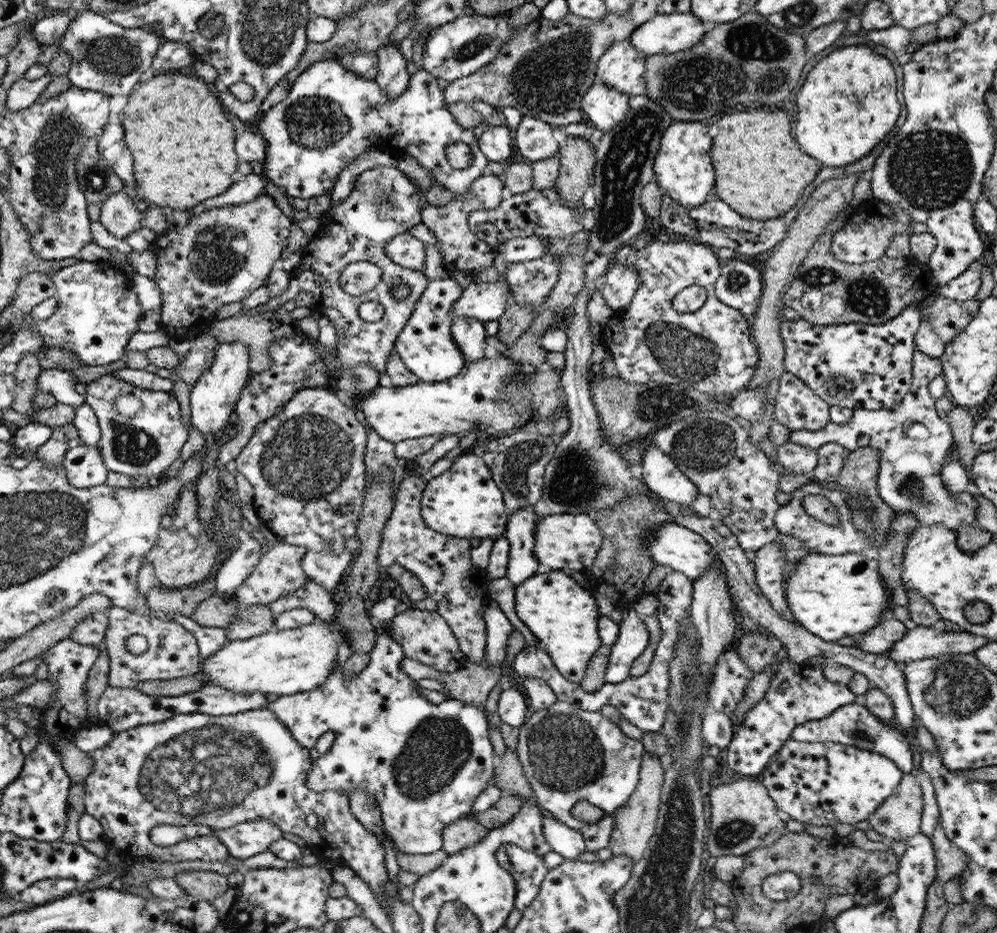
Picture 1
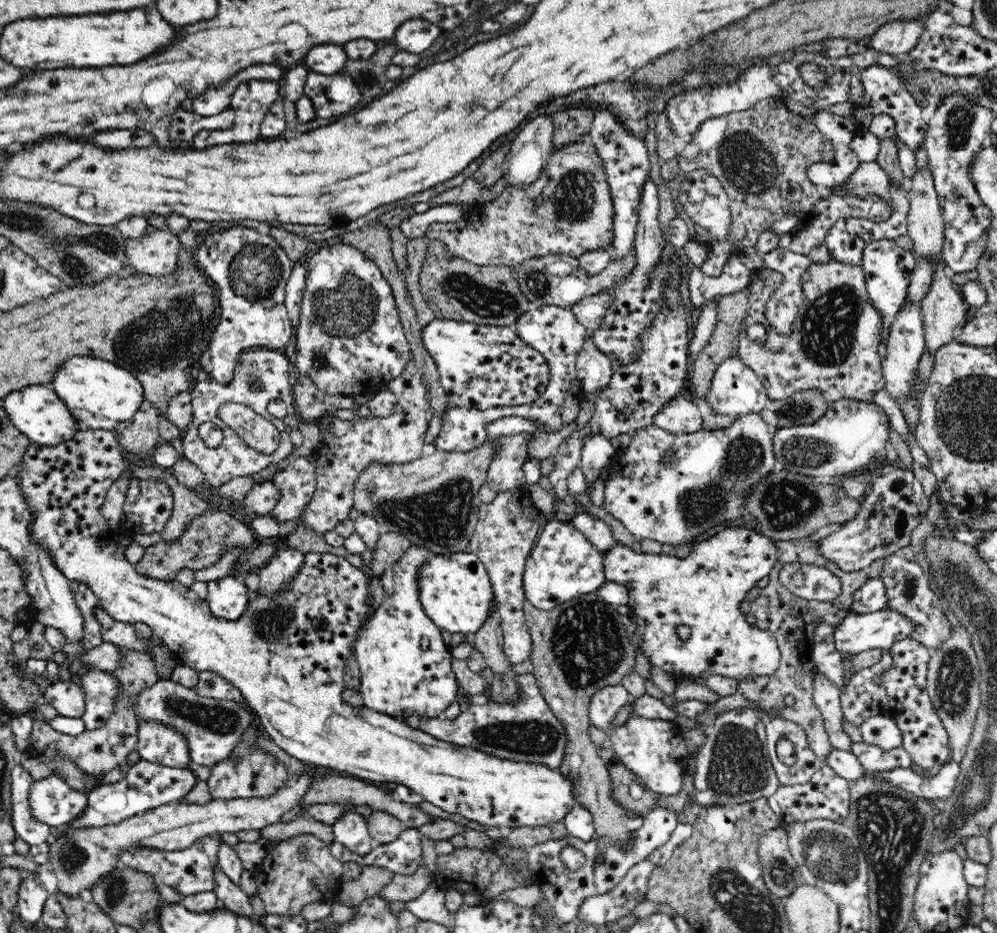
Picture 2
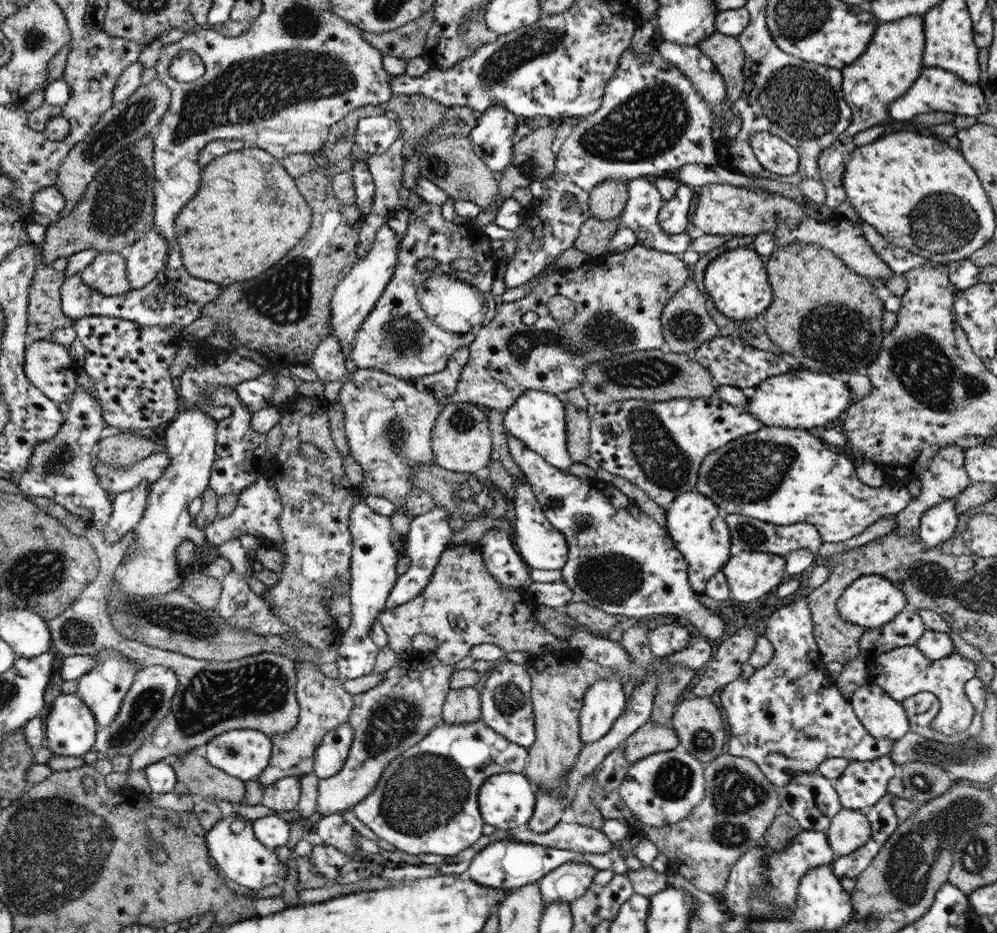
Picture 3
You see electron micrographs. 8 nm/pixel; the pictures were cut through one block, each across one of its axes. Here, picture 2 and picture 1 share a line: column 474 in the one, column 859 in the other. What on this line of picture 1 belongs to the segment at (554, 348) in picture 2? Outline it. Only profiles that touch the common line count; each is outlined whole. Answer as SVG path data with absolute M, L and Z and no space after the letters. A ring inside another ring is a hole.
M914 346L911 363L911 386L902 402L880 410L856 408L846 424L830 421L816 432L792 431L788 441L814 449L836 443L851 452L867 446L877 448L881 452L877 491L882 500L894 507L896 513L914 514L921 526L944 525L954 532L962 525L981 528L976 521L978 508L972 490L951 494L941 479L945 456L954 442L949 424L936 413L935 399L929 393L930 384L942 373L941 360L929 357Z

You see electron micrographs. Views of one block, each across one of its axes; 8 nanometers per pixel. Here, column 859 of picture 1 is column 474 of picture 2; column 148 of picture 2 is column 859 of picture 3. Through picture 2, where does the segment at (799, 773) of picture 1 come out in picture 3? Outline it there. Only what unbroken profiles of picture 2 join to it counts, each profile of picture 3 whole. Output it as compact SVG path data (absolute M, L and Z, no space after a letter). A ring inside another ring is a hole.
M880 574L862 575L846 587L837 600L837 613L844 622L867 629L878 628L896 618L907 604L906 595Z

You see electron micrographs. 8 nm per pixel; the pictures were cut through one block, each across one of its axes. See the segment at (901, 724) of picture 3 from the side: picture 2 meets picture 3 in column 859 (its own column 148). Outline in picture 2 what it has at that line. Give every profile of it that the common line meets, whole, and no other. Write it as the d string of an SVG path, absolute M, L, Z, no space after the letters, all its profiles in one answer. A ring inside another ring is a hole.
M159 679L154 686L146 687L134 698L134 711L137 718L145 722L171 724L185 734L189 743L191 760L198 765L212 766L227 760L240 745L241 737L254 726L254 713L246 702L228 699L215 699L200 696L194 688L182 686L171 679Z

